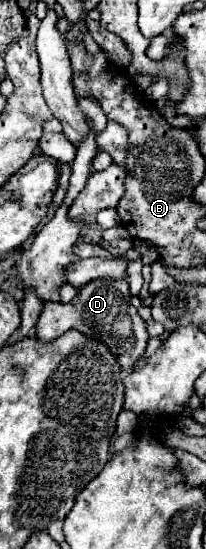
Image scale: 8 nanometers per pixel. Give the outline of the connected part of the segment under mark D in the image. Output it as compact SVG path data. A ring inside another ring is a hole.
M92 280L88 284L84 284L82 288L78 288L78 294L72 302L68 304L60 304L60 302L46 302L42 306L42 314L36 322L36 336L44 342L50 342L58 336L62 336L66 330L76 328L82 330L84 334L90 334L102 342L106 342L106 346L110 346L110 350L114 350L114 354L118 354L118 362L122 366L122 370L132 370L136 360L144 354L146 342L148 342L148 332L146 332L146 322L140 318L138 310L132 306L132 294L130 294L130 286L128 280Z

